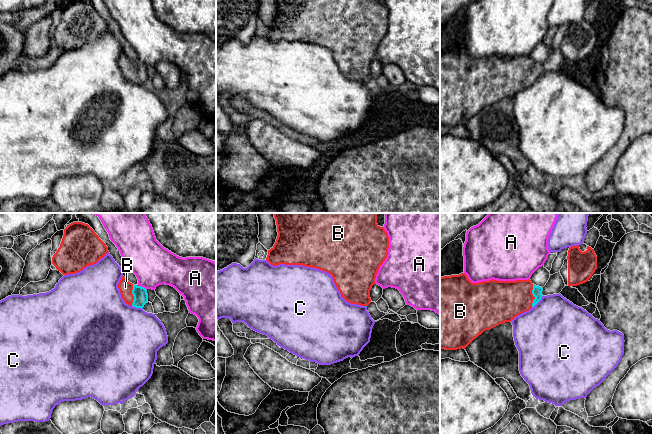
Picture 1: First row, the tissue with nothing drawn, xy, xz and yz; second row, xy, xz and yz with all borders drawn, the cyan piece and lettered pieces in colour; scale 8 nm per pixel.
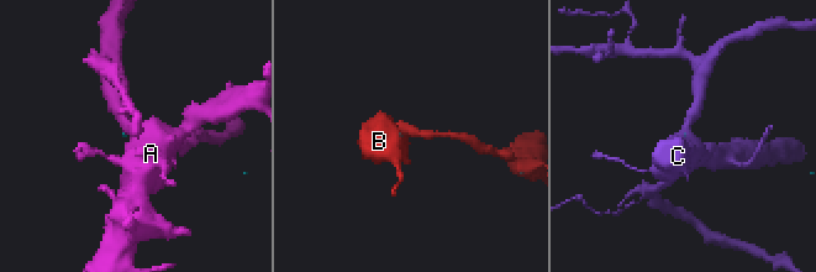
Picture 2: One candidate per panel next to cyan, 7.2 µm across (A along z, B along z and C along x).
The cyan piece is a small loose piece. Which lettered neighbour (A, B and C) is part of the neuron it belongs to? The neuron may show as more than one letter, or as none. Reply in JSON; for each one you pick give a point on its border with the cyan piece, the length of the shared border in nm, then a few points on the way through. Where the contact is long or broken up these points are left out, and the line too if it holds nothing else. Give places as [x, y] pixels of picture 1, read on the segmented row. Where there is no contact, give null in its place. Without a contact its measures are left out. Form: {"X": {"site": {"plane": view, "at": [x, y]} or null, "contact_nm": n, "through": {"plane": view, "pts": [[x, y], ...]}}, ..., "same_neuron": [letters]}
{"B": {"site": {"plane": "yz", "at": [533, 295]}, "contact_nm": 180}, "same_neuron": ["B"]}

